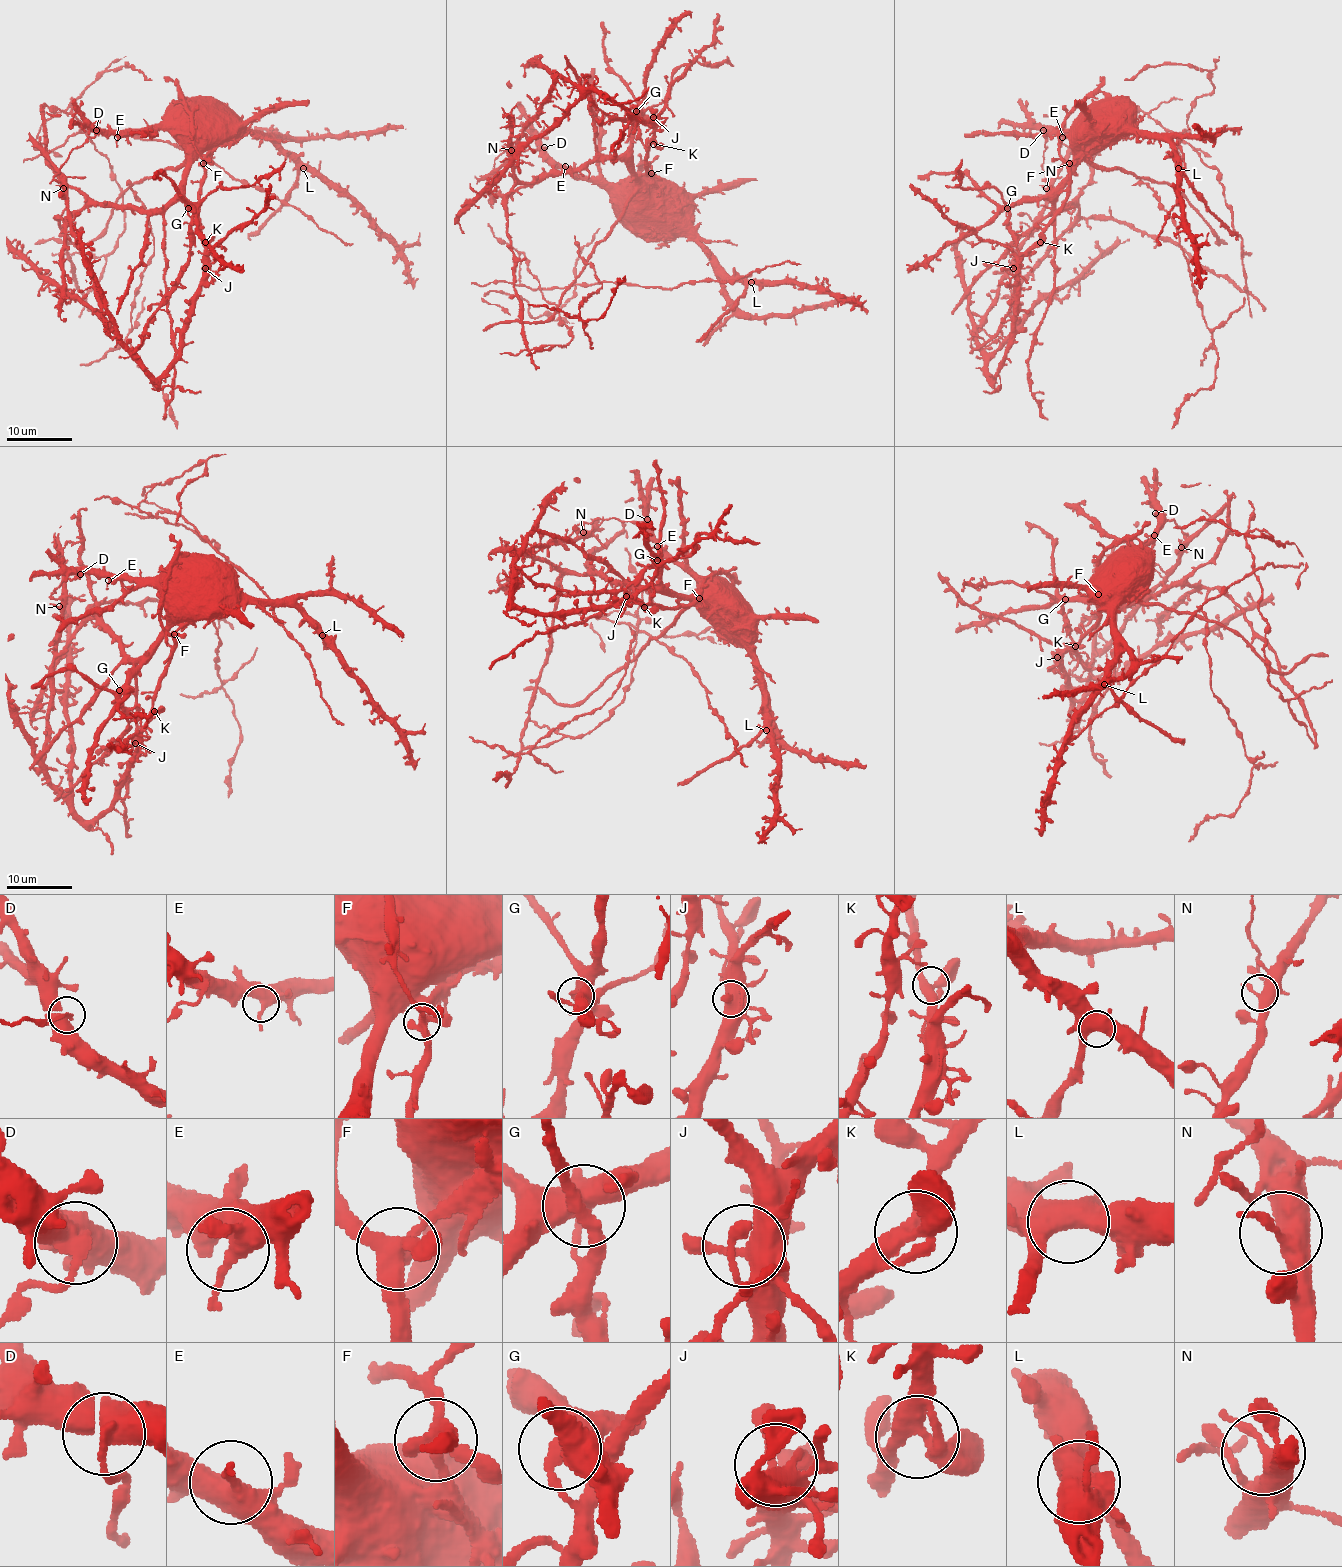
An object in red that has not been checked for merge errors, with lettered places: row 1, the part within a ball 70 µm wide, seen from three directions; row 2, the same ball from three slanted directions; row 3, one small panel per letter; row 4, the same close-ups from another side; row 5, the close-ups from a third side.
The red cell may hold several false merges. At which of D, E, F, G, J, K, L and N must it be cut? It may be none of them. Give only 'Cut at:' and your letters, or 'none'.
Cut at: D, F, G

